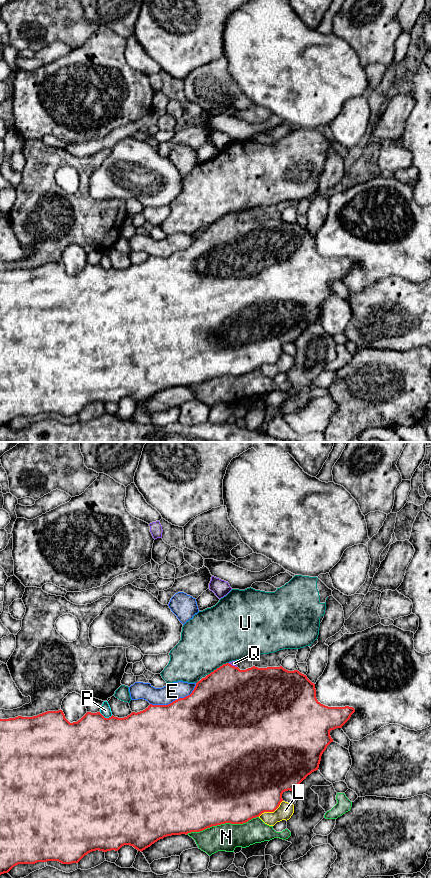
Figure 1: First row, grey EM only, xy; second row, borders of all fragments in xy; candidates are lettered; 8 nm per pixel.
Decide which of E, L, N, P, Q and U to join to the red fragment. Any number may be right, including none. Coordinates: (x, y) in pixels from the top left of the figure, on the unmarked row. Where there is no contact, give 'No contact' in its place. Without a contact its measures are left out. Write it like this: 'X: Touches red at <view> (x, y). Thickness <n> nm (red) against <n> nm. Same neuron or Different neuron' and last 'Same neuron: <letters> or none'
E: Touches red at xy (175, 252). Thickness 500 nm (red) against 140 nm. Different neuron
L: Touches red at xy (271, 363). Thickness 460 nm (red) against 130 nm. Different neuron
N: Touches red at xy (222, 375). Thickness 500 nm (red) against 220 nm. Different neuron
P: Touches red at xy (106, 270). Thickness 500 nm (red) against 90 nm. Different neuron
Q: Touches red at xy (231, 217). Thickness 480 nm (red) against 50 nm. Same neuron
U: Touches red at xy (217, 220). Thickness 480 nm (red) against 460 nm. Different neuron
Same neuron: Q

